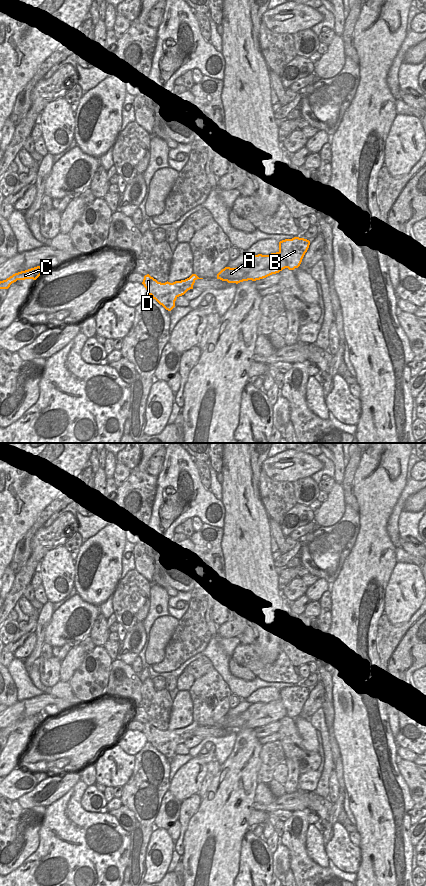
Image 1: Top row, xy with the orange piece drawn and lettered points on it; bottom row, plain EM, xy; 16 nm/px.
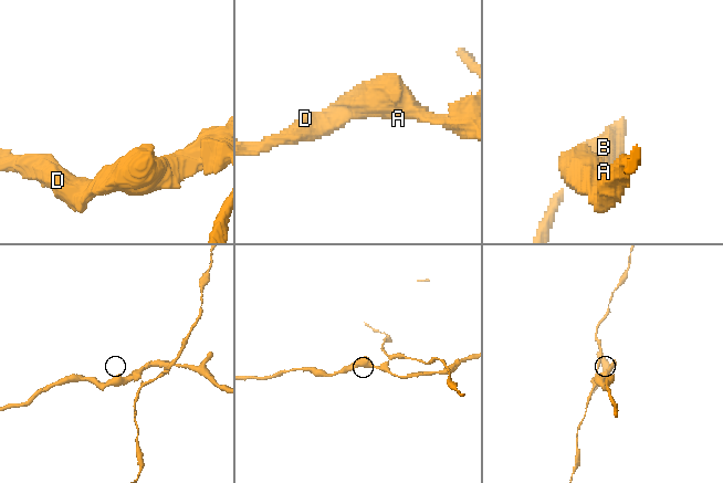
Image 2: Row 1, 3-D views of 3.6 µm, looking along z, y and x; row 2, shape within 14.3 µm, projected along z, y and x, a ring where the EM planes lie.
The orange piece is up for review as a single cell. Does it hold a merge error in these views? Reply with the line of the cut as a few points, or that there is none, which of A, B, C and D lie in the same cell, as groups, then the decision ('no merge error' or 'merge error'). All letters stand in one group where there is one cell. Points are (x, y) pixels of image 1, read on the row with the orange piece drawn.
cut xy (301, 246), (285, 245), (280, 250), (286, 261), (286, 267); groups A C D / B; merge error

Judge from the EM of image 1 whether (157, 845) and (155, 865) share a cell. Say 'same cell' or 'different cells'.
same cell

